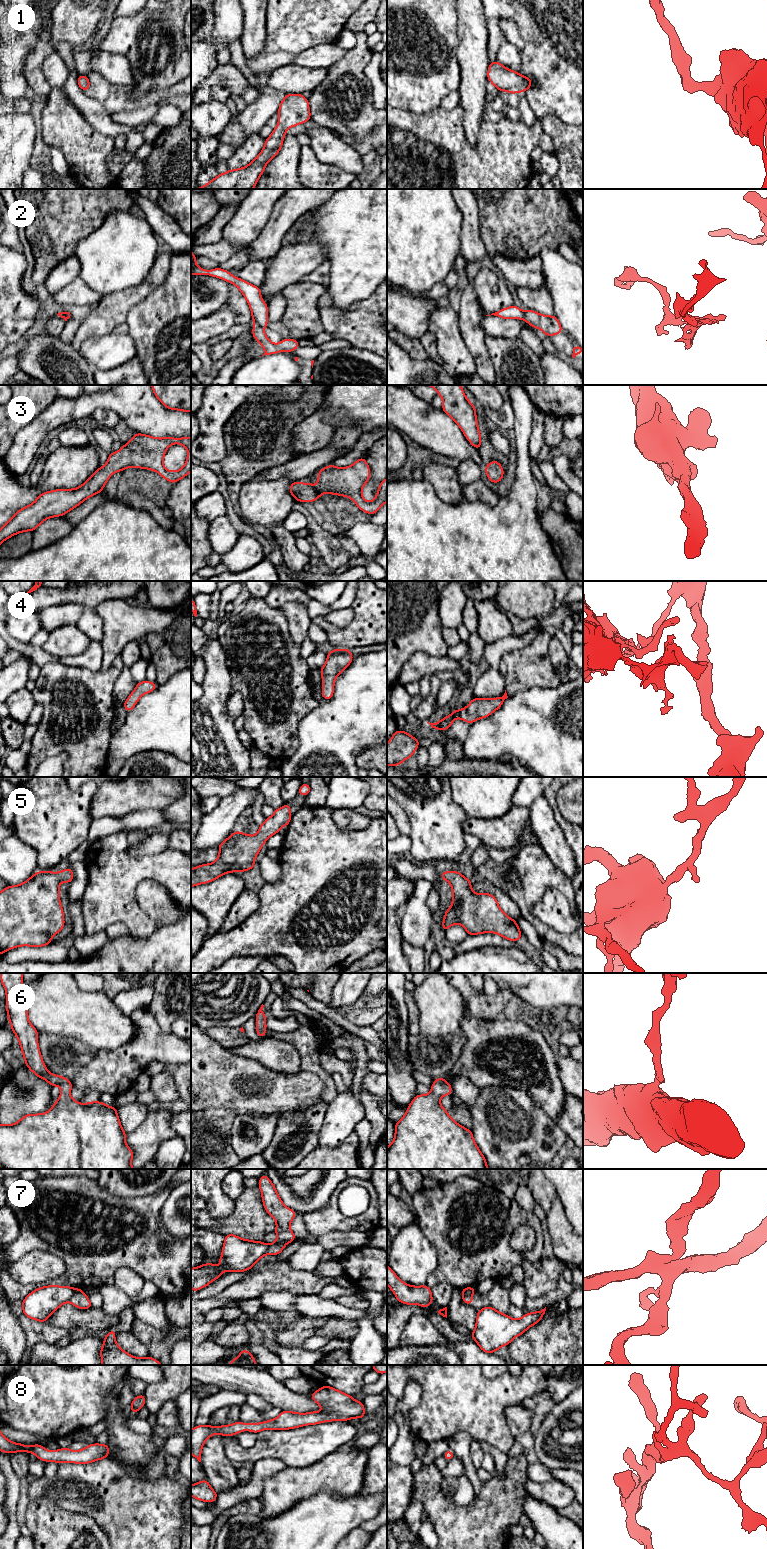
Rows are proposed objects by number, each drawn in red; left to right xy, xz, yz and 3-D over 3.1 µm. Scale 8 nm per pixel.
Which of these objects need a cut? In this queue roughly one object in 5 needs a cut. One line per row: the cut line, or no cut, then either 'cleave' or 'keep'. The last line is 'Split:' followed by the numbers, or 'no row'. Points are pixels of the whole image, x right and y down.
1: no cut; keep
2: cut in xz along (256, 323), (262, 328); cleave
3: no cut; keep
4: no cut; keep
5: no cut; keep
6: no cut; keep
7: cut in xy along (75, 1289), (68, 1300); cleave
8: no cut; keep
Split: 2, 7

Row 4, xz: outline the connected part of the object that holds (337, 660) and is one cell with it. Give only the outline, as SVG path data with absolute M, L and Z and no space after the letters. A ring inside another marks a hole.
M332 649L326 663L320 668L322 674L322 698L330 700L334 693L334 681L353 660L351 649Z

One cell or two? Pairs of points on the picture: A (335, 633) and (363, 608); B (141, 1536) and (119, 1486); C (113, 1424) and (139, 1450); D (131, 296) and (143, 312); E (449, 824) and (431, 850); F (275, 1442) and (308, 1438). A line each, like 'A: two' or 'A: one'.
A: one
B: one
C: one
D: two
E: one
F: one

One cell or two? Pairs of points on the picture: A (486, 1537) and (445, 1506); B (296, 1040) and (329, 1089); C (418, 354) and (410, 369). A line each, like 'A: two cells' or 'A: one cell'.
A: one cell
B: one cell
C: two cells

